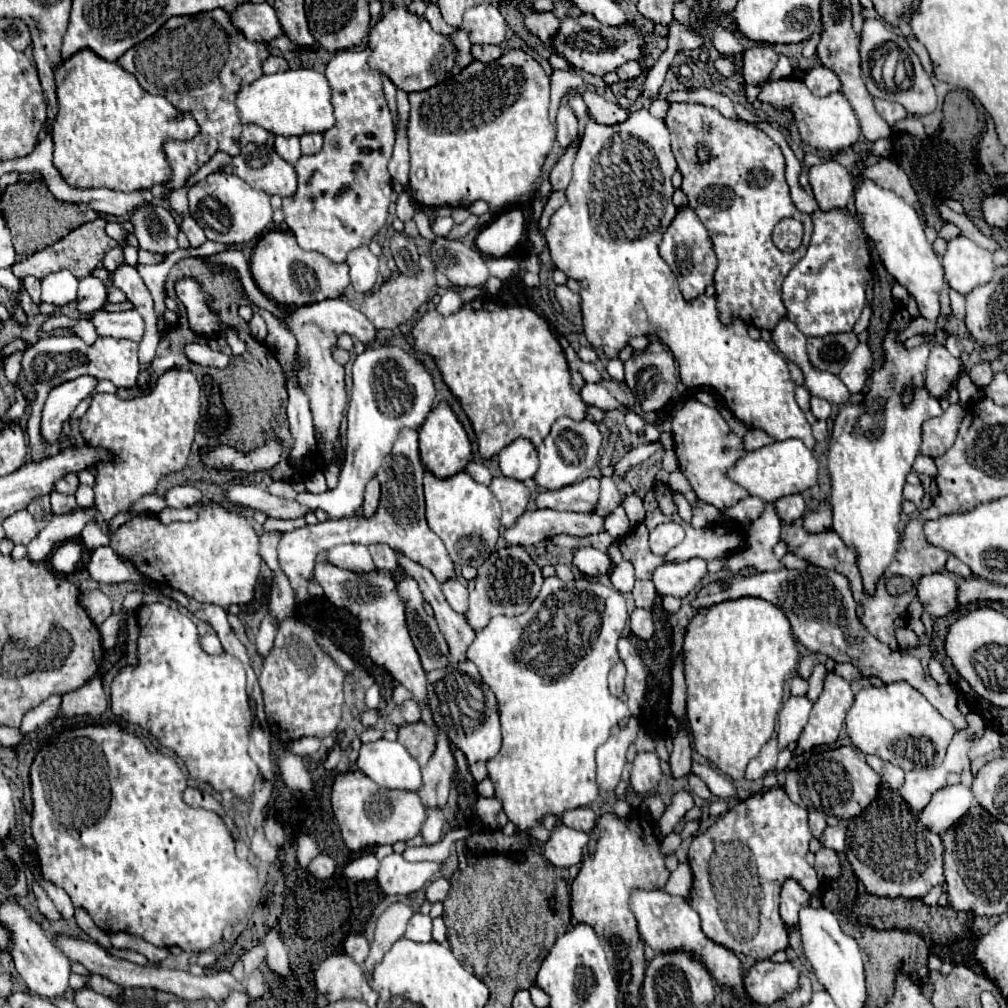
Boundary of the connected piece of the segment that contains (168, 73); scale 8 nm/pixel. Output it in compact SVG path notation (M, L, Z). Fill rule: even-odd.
M213 9L187 17L171 17L157 33L153 33L153 37L147 37L119 59L119 65L133 73L147 93L165 97L181 113L189 113L199 123L199 133L191 141L168 140L163 145L171 165L171 179L165 183L169 191L183 187L217 151L233 157L251 141L257 145L267 141L269 131L259 125L241 123L235 105L237 89L263 75L261 65L267 57L267 43L247 41L231 23L229 13Z

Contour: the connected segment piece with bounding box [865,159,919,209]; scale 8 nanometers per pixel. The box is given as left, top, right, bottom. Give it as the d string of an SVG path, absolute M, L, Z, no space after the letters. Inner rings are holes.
M879 159L877 163L869 165L869 169L865 171L865 177L873 179L883 189L891 189L893 193L903 197L907 203L911 203L915 209L919 209L917 195L915 195L911 183L909 183L909 177L899 167L897 161L893 161L893 159Z

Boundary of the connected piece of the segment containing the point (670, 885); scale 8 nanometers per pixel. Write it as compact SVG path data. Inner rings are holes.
M681 861L679 867L671 873L663 891L669 893L669 895L689 895L691 885L693 885L693 875L691 875L691 869L689 869L689 863Z

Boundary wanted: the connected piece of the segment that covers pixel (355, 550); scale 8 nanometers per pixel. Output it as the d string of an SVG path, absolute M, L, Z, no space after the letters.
M343 543L343 545L337 545L337 547L329 549L327 551L327 561L341 567L341 569L353 571L353 573L377 571L367 547L359 545L359 543Z

